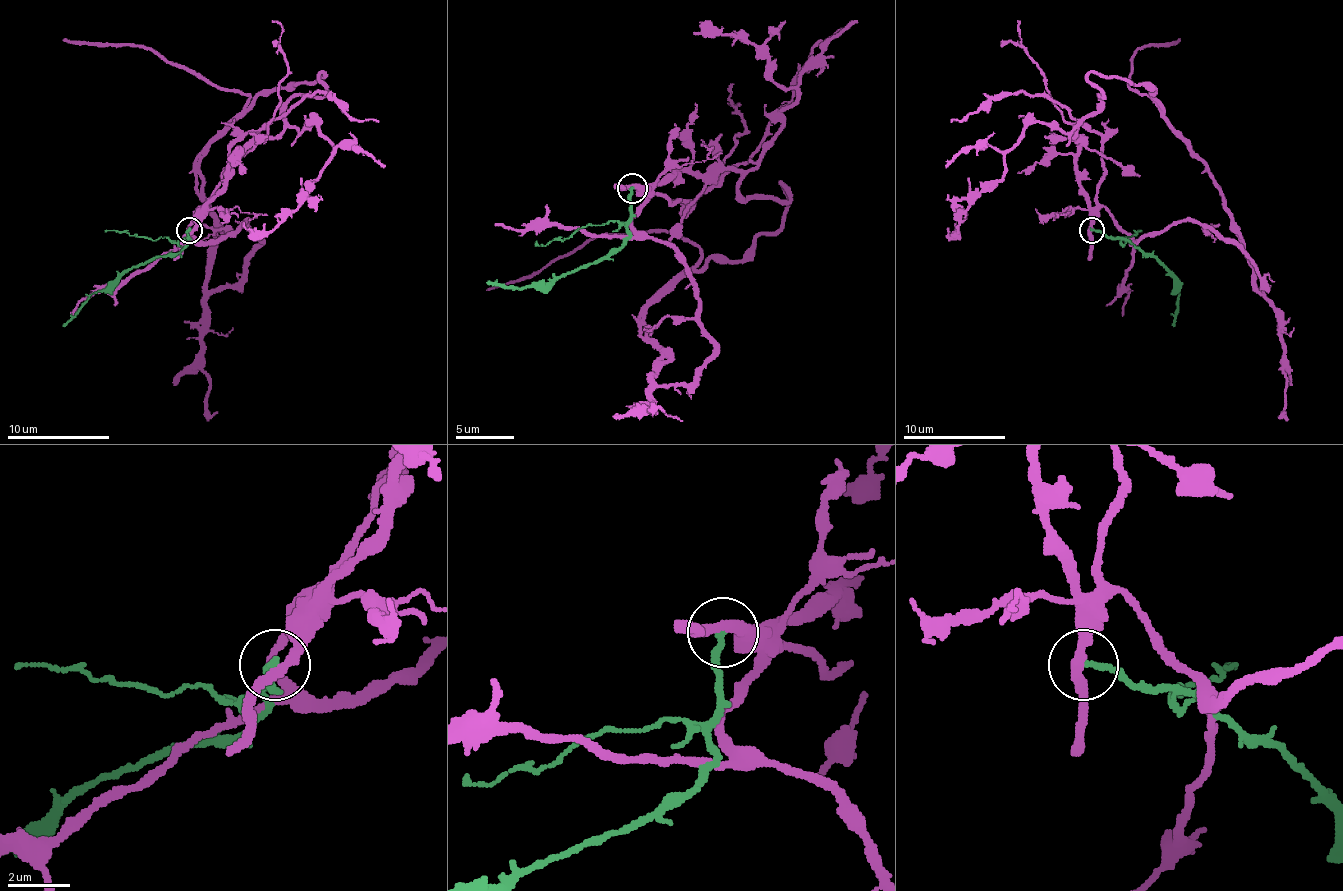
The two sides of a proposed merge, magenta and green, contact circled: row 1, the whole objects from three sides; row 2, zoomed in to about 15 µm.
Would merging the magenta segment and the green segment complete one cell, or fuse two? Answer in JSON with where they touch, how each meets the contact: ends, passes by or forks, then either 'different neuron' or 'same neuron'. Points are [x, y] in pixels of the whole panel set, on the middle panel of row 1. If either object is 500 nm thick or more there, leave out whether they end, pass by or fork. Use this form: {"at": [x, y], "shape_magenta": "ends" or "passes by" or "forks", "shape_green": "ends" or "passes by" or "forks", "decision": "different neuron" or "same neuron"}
{"at": [632, 188], "shape_magenta": "passes by", "shape_green": "ends", "decision": "different neuron"}

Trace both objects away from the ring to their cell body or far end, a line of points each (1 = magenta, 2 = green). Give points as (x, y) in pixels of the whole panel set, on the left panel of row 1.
1: (191, 229), (245, 150), (278, 135), (293, 97), (324, 94), (321, 74), (252, 97), (147, 48), (63, 38)
2: (188, 229), (186, 245), (117, 278), (91, 296), (63, 327)

